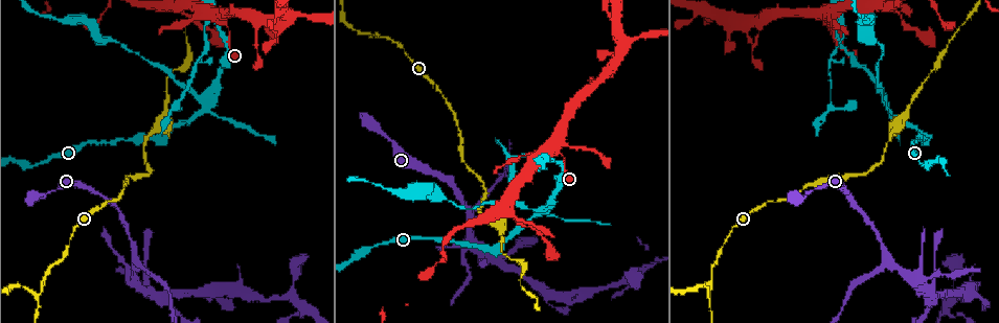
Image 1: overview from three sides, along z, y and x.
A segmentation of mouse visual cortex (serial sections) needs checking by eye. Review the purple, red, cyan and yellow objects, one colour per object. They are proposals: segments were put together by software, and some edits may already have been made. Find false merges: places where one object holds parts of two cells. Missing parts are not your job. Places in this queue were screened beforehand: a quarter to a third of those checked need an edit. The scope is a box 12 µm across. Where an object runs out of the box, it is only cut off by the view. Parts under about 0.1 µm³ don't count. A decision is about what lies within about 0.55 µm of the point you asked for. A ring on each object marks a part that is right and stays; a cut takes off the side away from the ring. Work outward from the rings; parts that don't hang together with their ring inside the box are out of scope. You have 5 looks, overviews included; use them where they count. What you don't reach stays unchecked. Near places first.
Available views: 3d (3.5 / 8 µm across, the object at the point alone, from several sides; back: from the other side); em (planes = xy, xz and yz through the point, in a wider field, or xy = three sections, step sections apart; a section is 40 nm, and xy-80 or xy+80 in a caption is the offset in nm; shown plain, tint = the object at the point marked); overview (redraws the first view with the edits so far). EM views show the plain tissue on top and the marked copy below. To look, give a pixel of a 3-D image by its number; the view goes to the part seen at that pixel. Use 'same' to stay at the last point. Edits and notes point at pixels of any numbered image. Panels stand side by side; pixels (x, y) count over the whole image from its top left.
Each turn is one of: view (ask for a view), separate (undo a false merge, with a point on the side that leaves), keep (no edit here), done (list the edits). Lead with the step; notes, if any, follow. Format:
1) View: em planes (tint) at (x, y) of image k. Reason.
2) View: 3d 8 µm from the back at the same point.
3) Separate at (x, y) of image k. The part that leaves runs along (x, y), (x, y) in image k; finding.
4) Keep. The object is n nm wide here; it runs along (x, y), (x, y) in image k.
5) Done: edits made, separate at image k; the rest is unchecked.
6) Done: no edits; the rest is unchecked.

View: 3d 3.5 µm at (889, 103) of image 1. Branch point.

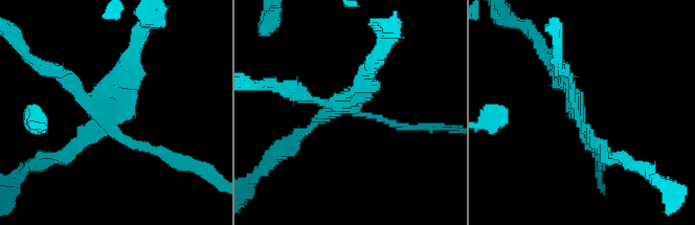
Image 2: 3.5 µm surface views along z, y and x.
View: em xy step 5 (tint) at (99, 114) of image 2. Need the tissue.

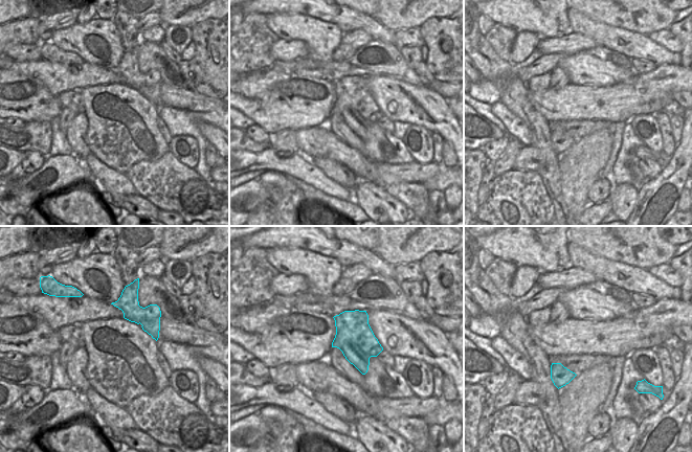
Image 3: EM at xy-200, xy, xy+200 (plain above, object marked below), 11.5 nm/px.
Separate at (298, 86) of image 2. The part that leaves runs along (99, 118), (64, 73), (28, 58) in image 2; a second cell is stuck on.

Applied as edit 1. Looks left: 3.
View: 3d 8 µm at (137, 259) of image 1.

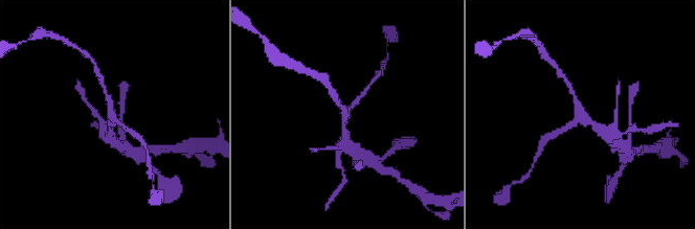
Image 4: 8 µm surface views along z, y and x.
View: 3d 3.5 µm at (584, 115) of image 4.

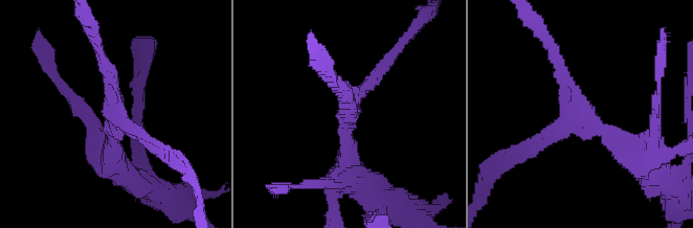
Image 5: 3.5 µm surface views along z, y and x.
View: em planes (tint) at (116, 110) of image 5. 3 arms meet here; the arms are 150, 200, 200 nm wide.

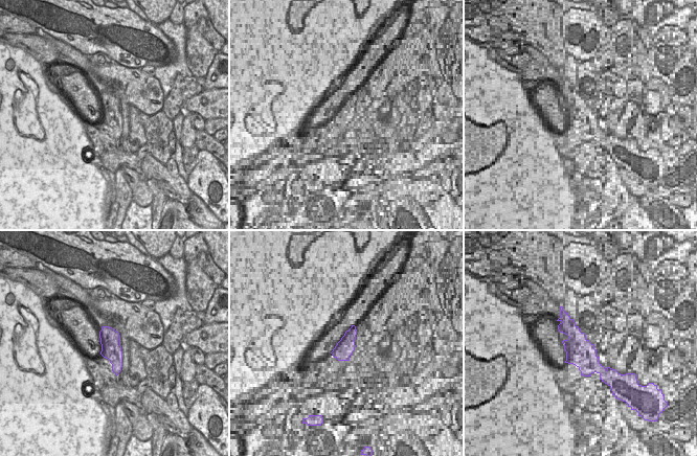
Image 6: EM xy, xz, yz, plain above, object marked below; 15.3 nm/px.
Keep. All the same cell.

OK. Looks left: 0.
Done: edits made, separate at image 2; the rest is unchecked.

